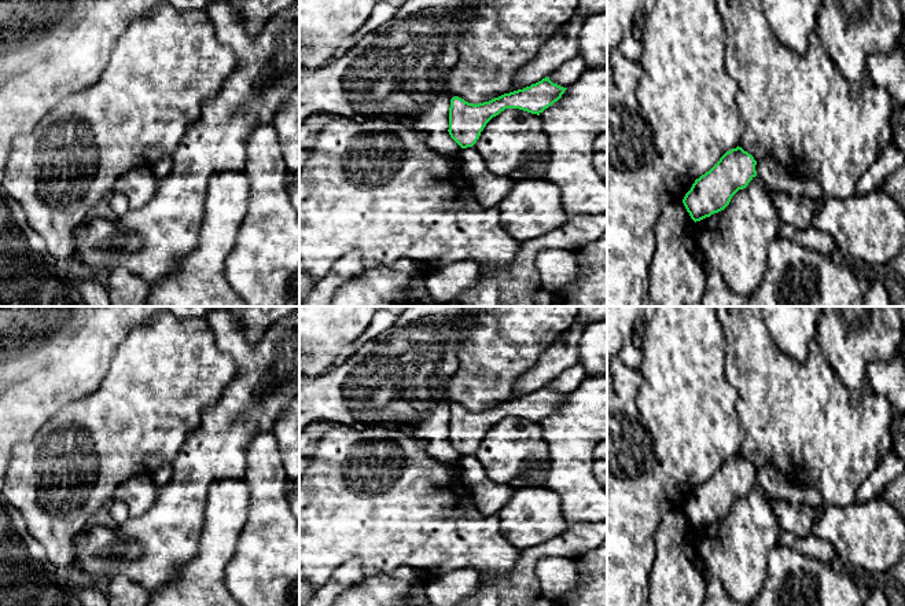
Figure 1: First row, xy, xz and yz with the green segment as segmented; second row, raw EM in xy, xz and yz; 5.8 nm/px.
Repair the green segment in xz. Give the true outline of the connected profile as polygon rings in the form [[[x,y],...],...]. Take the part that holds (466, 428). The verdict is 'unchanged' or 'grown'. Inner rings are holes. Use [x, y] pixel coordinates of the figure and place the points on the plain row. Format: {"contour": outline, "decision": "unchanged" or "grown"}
{"contour": [[[545,385],[530,394],[478,412],[455,404],[450,407],[448,440],[461,456],[472,455],[486,431],[505,416],[519,416],[540,423],[558,409],[566,397]]], "decision": "unchanged"}

